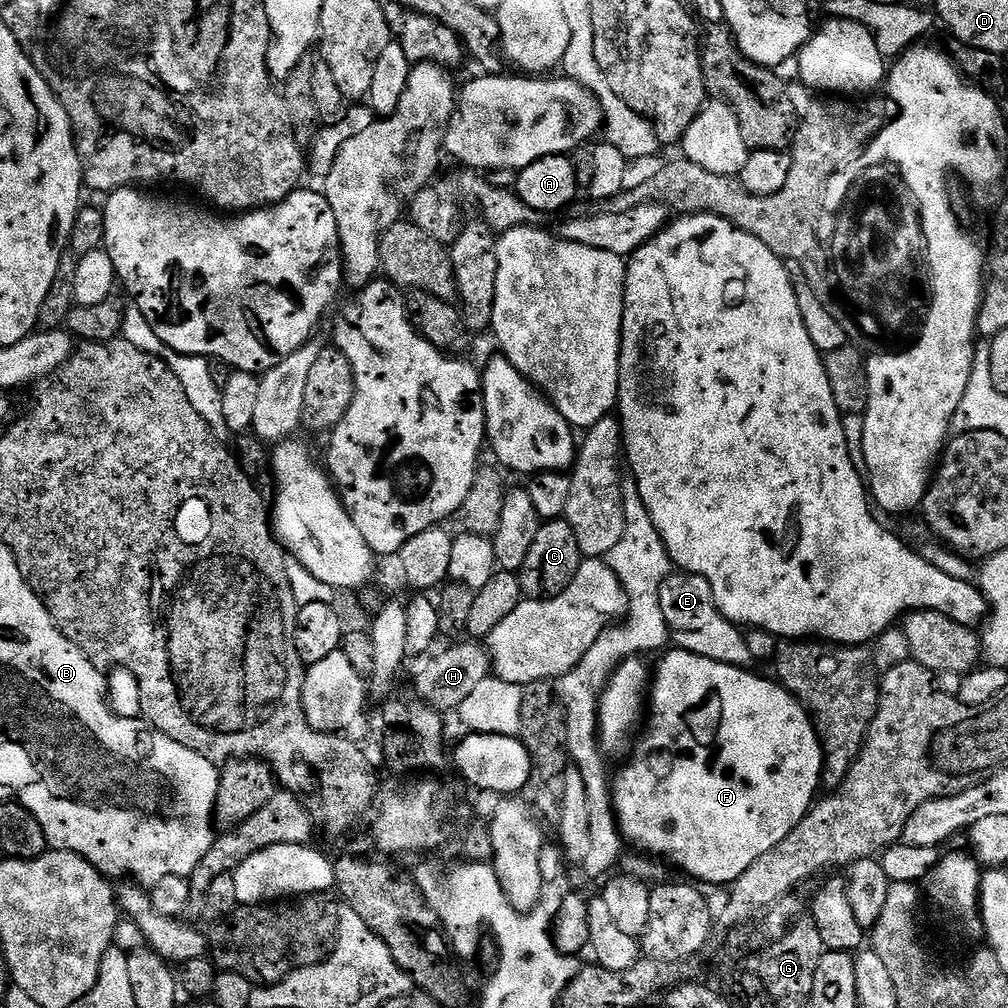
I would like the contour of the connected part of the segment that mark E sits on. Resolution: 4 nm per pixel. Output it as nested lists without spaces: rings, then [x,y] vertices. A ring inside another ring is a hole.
[[[693,572],[668,575],[666,582],[662,582],[660,601],[671,643],[714,662],[722,662],[735,668],[748,668],[753,663],[753,658],[746,647],[744,632],[721,614],[712,601],[713,598],[714,590],[710,590],[710,582],[706,582],[706,578]]]

